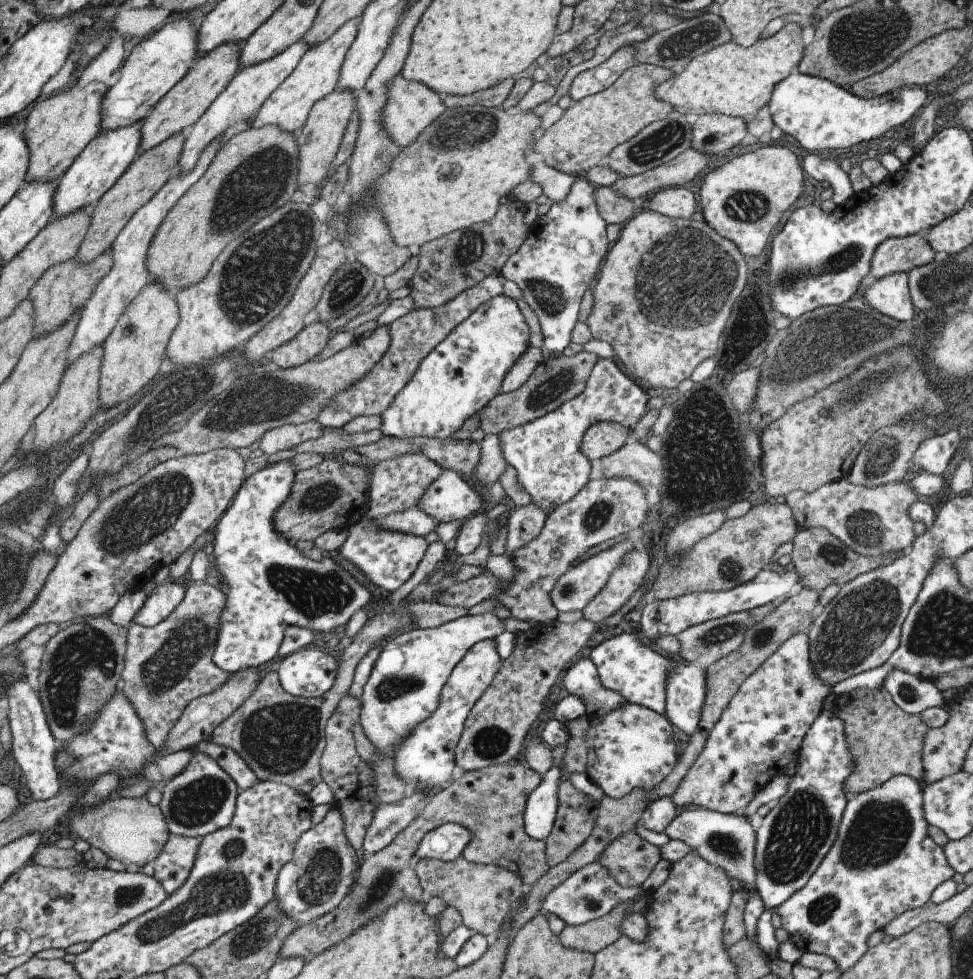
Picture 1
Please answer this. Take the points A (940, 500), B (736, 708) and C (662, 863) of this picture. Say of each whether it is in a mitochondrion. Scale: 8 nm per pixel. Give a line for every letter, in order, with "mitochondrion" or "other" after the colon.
A: other
B: other
C: other

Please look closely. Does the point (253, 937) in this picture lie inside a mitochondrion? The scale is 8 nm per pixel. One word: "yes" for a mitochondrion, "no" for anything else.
yes

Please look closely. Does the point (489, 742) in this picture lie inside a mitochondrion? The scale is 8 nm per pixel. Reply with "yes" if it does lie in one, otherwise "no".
yes

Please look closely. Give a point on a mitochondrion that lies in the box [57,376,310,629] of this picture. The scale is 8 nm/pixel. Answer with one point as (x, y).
(146, 513)

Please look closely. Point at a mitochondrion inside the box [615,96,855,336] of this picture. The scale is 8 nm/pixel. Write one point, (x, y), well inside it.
(676, 281)

